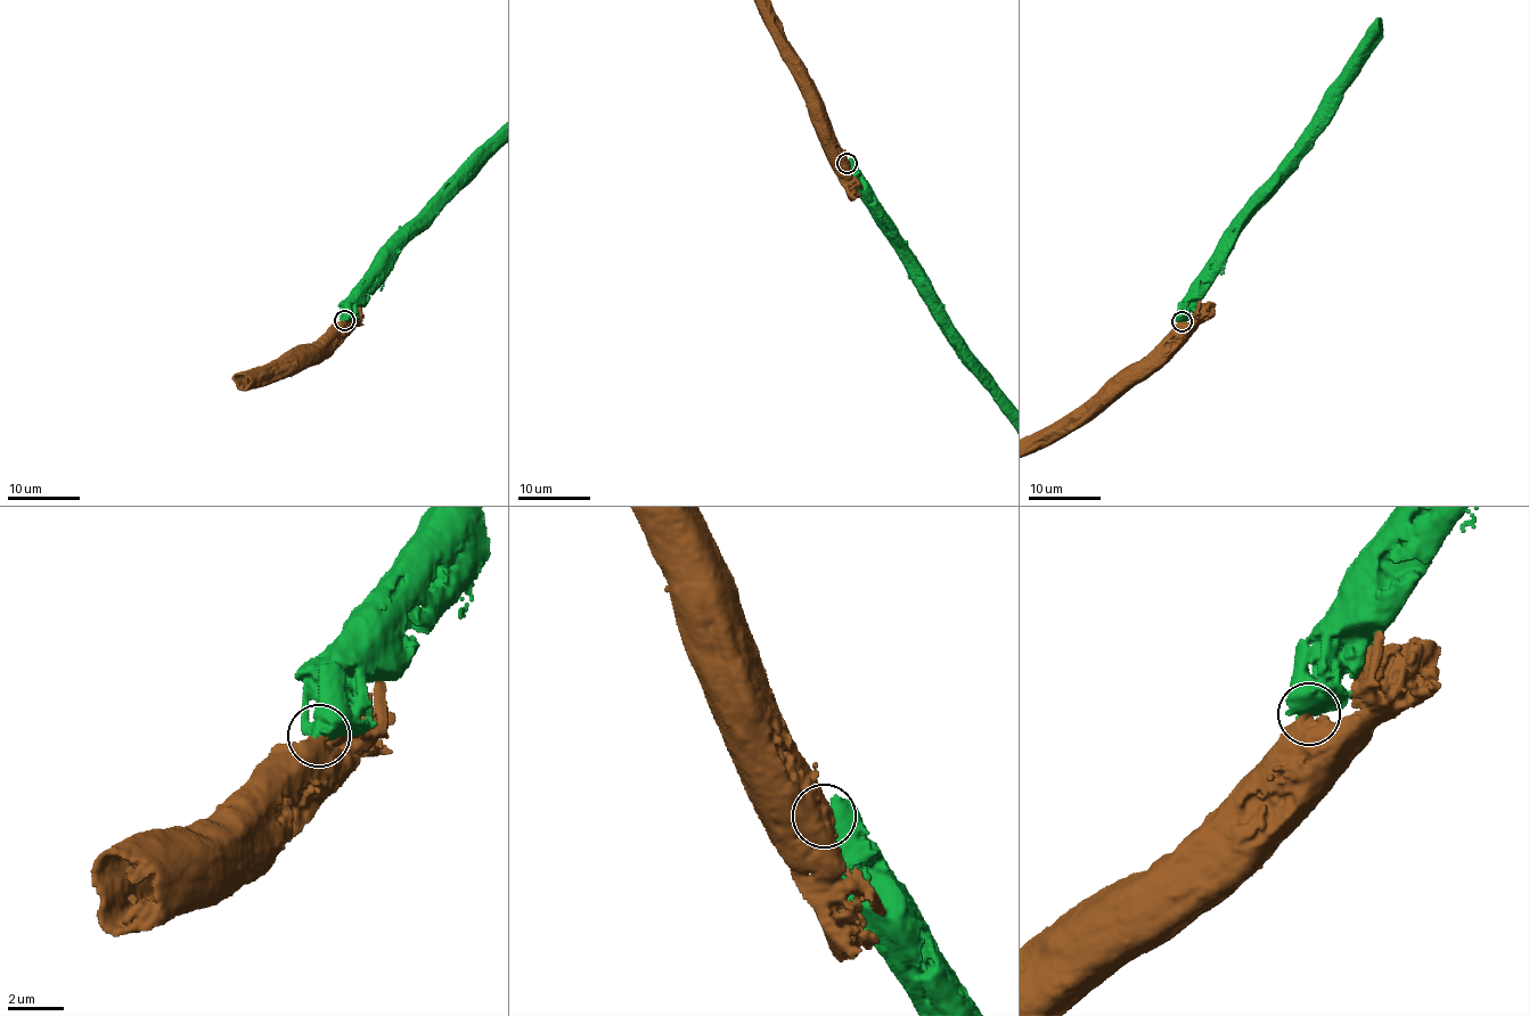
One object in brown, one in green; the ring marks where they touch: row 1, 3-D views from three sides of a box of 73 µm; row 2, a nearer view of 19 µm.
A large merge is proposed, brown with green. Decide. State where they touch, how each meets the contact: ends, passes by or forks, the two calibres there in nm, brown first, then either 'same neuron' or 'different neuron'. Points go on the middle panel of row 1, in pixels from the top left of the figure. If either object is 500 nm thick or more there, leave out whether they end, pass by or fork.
place (847, 163); calibres 700 and 600 nm; different neuron

